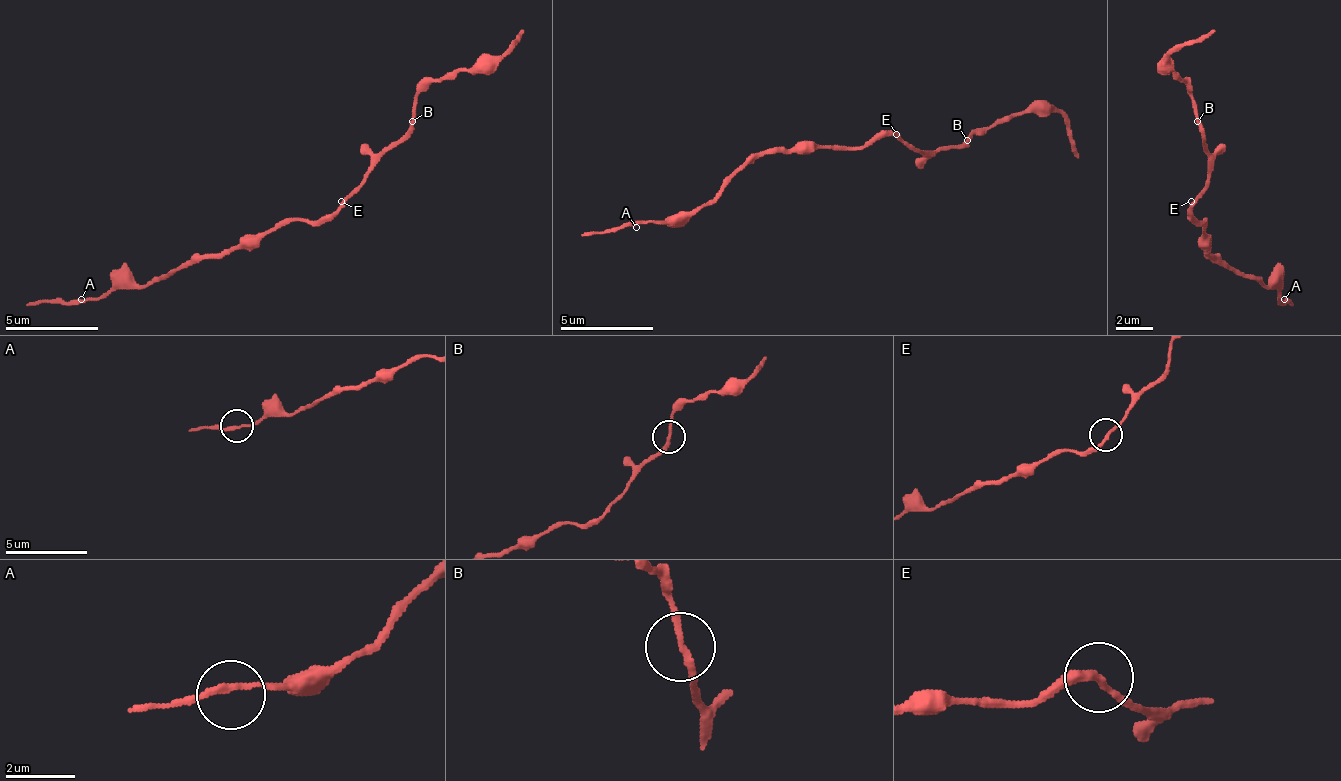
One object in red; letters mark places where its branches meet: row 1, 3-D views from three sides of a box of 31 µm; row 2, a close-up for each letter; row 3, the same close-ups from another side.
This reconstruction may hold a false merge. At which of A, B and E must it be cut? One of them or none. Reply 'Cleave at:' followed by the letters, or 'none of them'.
Cleave at: none of them

